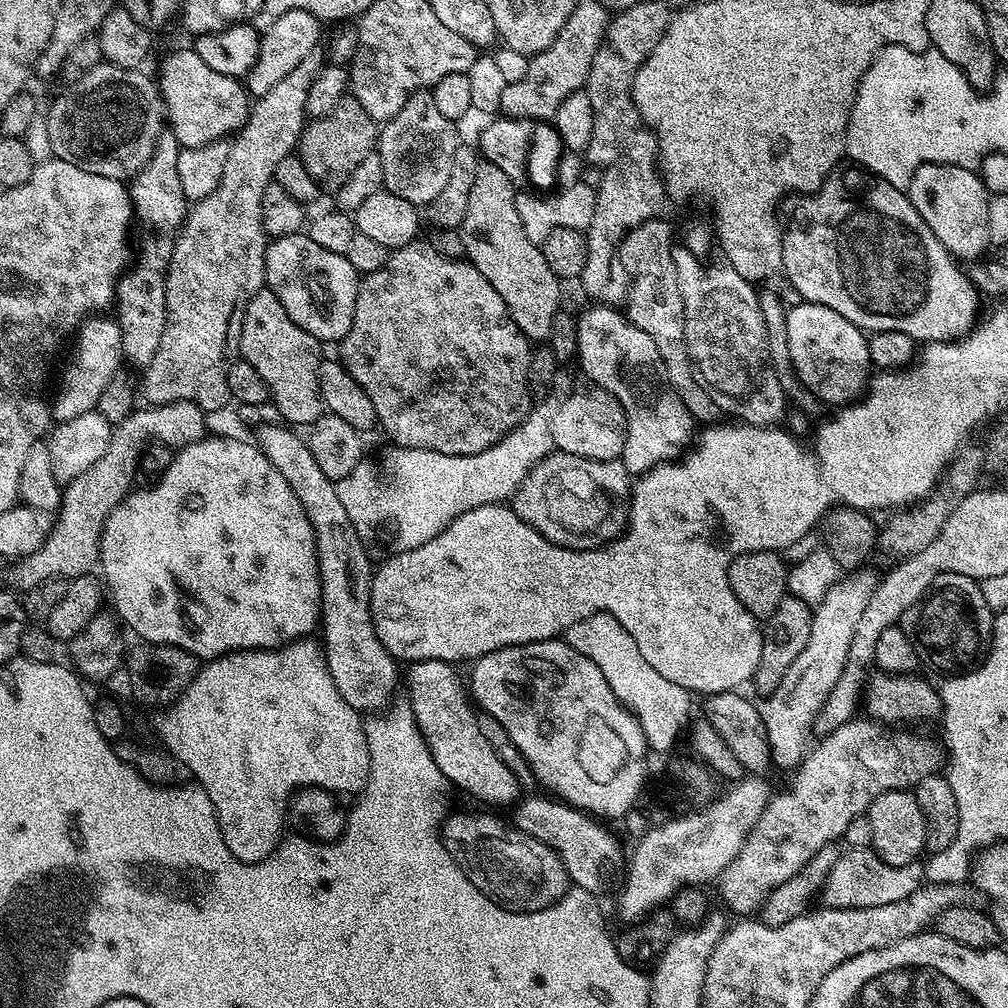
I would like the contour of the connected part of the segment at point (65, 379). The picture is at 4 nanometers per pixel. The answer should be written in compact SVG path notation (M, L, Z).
M96 314L84 321L75 333L76 349L72 352L72 361L64 368L60 376L60 389L50 400L50 411L53 421L59 422L78 418L78 414L86 414L95 409L98 398L102 398L102 390L106 390L106 382L114 378L120 371L124 360L122 354L122 334L118 330L115 319L107 315Z

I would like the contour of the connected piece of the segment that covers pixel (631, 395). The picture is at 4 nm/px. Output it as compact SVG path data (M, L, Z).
M589 305L581 315L577 317L577 355L576 360L587 378L597 389L602 389L614 396L625 411L626 430L628 437L625 440L625 448L622 455L622 463L626 466L629 476L639 478L646 472L651 472L669 460L675 460L681 455L682 450L687 449L693 443L694 432L691 432L694 418L690 410L678 398L677 392L670 385L666 375L666 366L662 363L662 356L658 346L651 341L651 337L630 323L627 315L617 307L611 305Z

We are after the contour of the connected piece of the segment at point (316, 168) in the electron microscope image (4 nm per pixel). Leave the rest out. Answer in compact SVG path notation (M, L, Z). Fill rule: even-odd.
M354 98L341 100L333 112L310 122L310 130L304 130L312 148L312 172L310 178L319 184L325 193L335 194L354 174L354 169L362 163L362 158L369 156L378 144L378 124L362 110L362 106Z

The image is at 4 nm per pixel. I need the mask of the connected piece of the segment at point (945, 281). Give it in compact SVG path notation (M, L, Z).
M841 167L839 170L831 172L817 192L789 194L778 205L778 223L780 233L784 235L782 238L782 276L792 283L793 290L800 295L797 297L809 304L830 306L830 310L838 310L838 314L842 314L842 318L846 318L853 326L868 334L901 332L910 334L910 338L914 342L959 340L960 337L968 335L978 323L976 311L980 308L982 296L968 280L965 269L944 249L942 242L938 242L938 238L934 238L934 230L930 230L930 226L926 226L922 214L918 214L918 210L914 210L907 191L890 186L890 182L886 182L875 172L869 172L867 168L847 167Z

